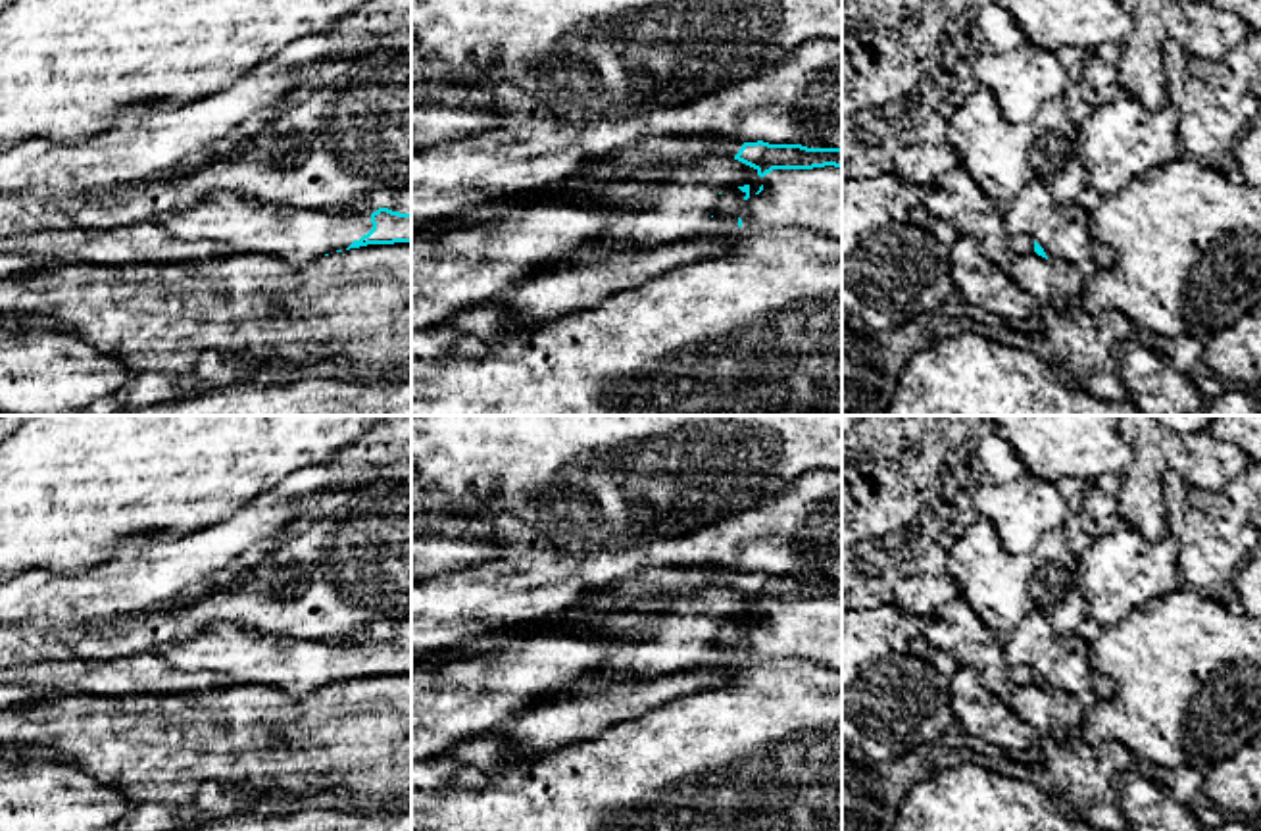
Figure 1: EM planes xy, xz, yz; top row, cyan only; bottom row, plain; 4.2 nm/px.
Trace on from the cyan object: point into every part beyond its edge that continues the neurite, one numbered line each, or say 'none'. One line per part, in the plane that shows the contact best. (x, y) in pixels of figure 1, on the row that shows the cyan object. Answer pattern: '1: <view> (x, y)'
1: xy (298, 235)

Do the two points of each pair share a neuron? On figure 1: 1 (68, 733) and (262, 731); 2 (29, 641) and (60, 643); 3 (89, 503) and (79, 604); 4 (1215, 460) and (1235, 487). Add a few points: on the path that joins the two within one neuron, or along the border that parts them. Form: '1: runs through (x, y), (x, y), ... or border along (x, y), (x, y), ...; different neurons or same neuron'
1: runs through (116, 737), (214, 737); same neuron
2: runs through (37, 643), (52, 643); same neuron
3: border along (120, 543), (106, 558), (72, 574), (37, 570); different neurons
4: border along (1240, 472), (1217, 491), (1190, 487); different neurons

